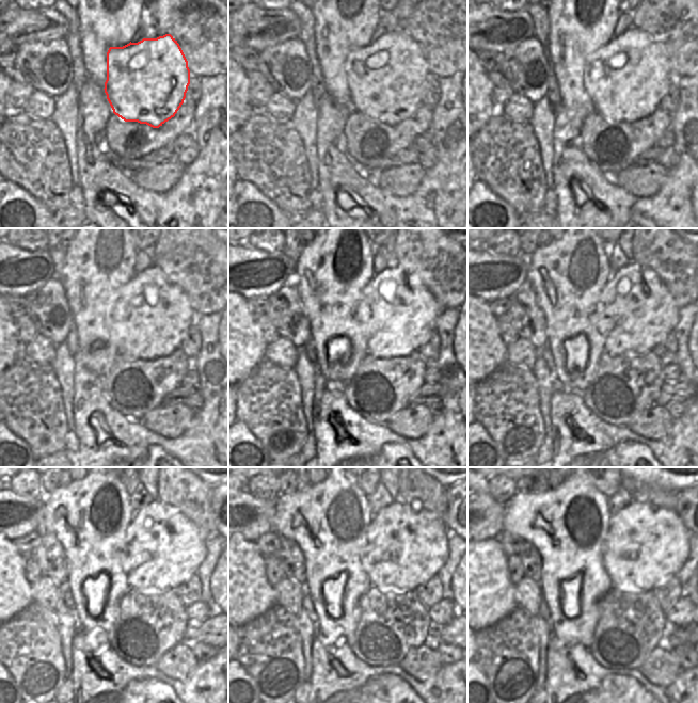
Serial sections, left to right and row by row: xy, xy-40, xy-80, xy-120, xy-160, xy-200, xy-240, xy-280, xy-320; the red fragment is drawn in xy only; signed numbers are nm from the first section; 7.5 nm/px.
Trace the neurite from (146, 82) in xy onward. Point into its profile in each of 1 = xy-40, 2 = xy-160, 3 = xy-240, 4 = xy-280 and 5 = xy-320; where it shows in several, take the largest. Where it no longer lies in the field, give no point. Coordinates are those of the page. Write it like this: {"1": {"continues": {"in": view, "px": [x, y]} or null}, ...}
{"1": {"continues": {"in": "xy-40", "px": [385, 82]}}, "2": {"continues": {"in": "xy-160", "px": [396, 315]}}, "3": {"continues": {"in": "xy-240", "px": [175, 548]}}, "4": {"continues": {"in": "xy-280", "px": [411, 543]}}, "5": {"continues": {"in": "xy-320", "px": [651, 544]}}}

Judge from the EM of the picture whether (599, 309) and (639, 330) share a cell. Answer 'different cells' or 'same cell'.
same cell

